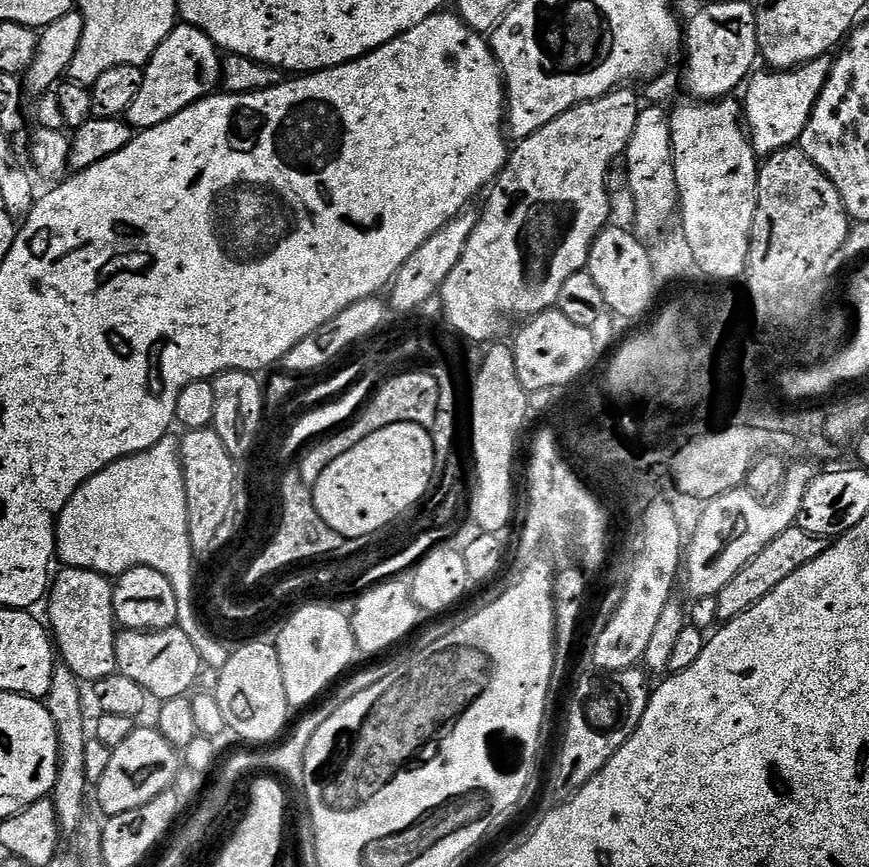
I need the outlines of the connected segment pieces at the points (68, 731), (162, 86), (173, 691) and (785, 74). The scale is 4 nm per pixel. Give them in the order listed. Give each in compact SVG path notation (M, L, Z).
M57 667L52 685L46 697L48 712L56 723L56 733L60 739L60 773L56 779L56 789L52 791L51 801L56 808L56 817L65 833L73 834L78 830L83 810L83 798L90 782L86 778L86 742L88 736L83 732L83 712L80 691L81 681L67 667Z
M180 22L166 42L154 50L143 69L142 90L126 113L128 123L136 130L158 126L174 118L174 114L197 104L205 93L215 93L222 84L222 52L205 32L193 24Z
M178 626L158 630L157 632L130 632L124 630L116 637L116 666L119 675L134 678L134 682L138 682L138 686L142 686L142 690L146 690L149 697L156 699L157 696L157 701L160 702L179 696L188 696L193 691L191 688L195 686L196 679L200 676L200 659L202 659L200 649Z
M821 58L798 68L757 71L747 81L748 93L744 96L745 100L742 100L742 108L752 146L761 157L767 158L778 150L793 147L799 141L802 130L806 130L806 122L826 86L828 75L832 73L832 66L831 59Z

